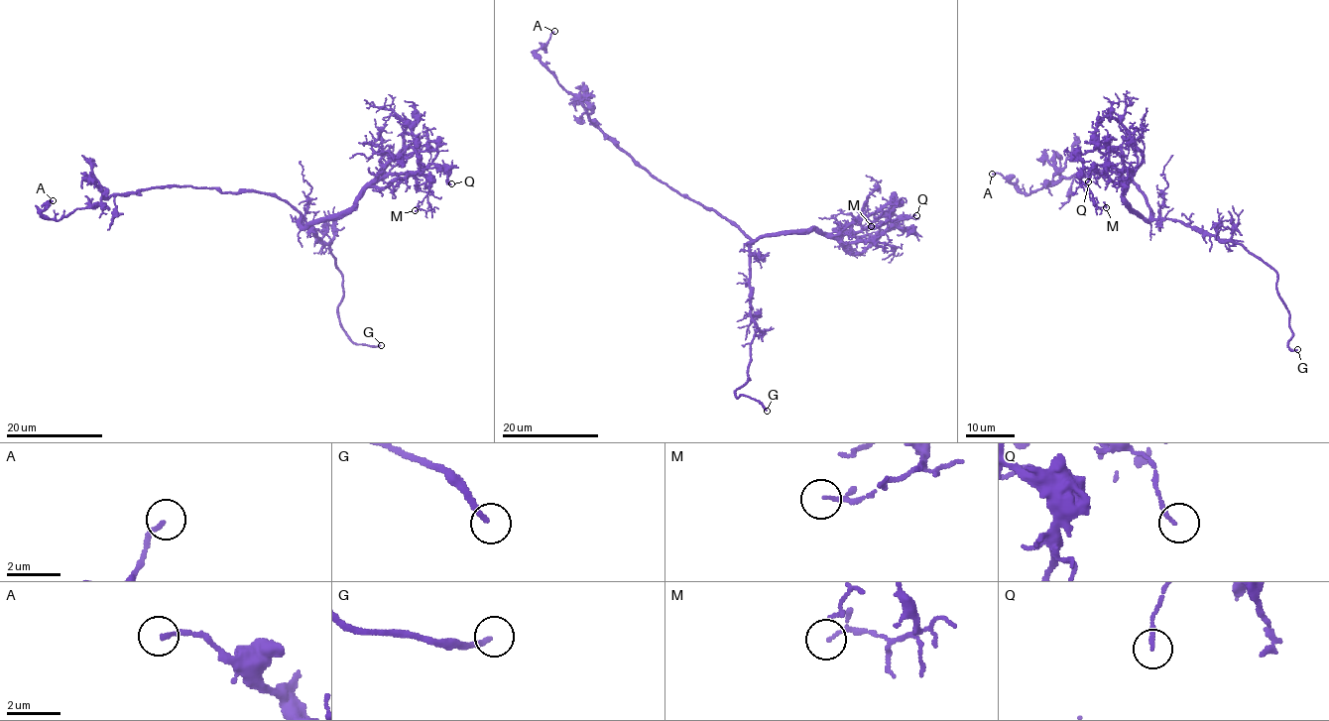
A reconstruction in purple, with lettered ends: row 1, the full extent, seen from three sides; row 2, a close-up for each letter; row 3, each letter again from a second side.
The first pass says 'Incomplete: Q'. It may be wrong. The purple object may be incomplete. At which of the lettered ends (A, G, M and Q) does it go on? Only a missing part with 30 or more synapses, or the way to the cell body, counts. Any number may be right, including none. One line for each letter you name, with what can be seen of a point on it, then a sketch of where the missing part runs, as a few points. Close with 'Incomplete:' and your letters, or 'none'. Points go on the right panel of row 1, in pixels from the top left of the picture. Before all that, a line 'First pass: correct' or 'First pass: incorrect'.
First pass: incorrect
G: place (1297, 349); course (1297, 349), (1306, 334), (1315, 330)
Incomplete: G

